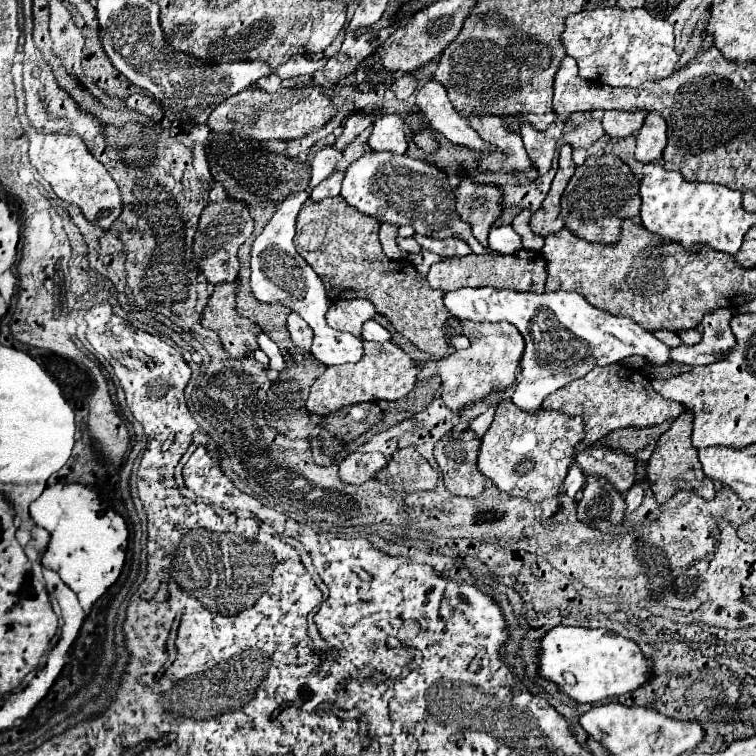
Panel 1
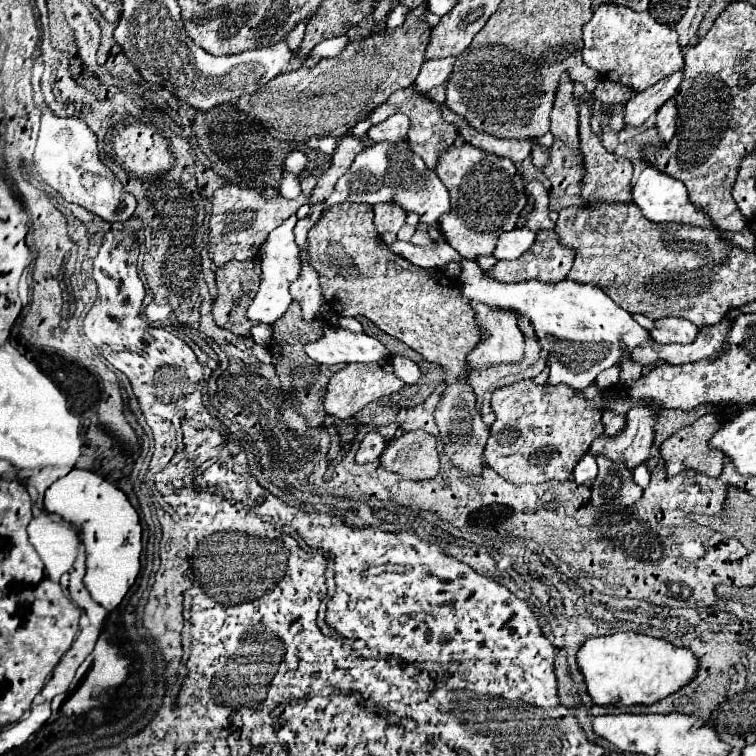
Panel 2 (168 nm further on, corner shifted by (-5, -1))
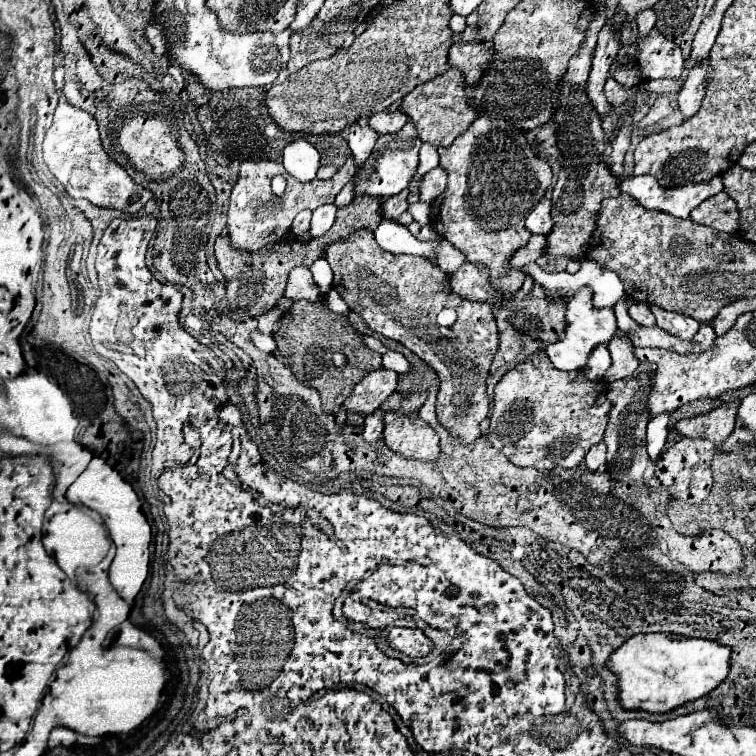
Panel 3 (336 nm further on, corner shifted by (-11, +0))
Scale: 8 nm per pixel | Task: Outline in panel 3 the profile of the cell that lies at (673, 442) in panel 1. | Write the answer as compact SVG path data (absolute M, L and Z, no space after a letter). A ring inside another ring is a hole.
M728 401L728 405L720 405L710 413L678 421L674 429L680 437L704 437L716 445L722 445L736 425L738 405L740 401Z

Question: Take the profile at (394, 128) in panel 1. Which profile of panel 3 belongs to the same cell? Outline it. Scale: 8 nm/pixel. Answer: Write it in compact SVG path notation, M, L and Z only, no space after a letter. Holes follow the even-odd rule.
M380 111L370 115L368 125L378 133L396 133L408 121L408 115L402 111Z

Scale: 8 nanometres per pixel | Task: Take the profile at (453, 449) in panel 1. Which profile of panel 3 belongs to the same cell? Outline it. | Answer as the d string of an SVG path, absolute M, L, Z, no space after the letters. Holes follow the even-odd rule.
M368 229L352 233L346 241L332 243L326 259L334 269L332 287L350 311L360 313L372 331L408 347L438 373L438 421L464 443L480 437L480 421L488 415L486 377L498 349L498 329L492 307L456 295L450 289L448 275L428 259L384 251ZM444 307L454 307L458 313L458 319L450 327L442 327L436 321Z

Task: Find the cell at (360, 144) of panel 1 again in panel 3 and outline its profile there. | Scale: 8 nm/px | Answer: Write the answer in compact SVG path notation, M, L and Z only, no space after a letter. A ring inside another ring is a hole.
M346 159L346 163L338 169L338 173L332 179L320 181L312 179L308 183L296 181L294 177L284 171L282 163L276 161L244 161L240 165L240 179L232 189L230 205L228 205L228 237L232 241L232 247L246 249L254 253L256 249L280 241L294 221L294 217L304 209L316 209L324 203L334 203L336 193L342 189L342 185L348 183L348 179L356 173L354 159Z

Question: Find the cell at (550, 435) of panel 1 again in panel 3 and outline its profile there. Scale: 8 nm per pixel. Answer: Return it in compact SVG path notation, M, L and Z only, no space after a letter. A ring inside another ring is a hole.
M544 349L532 353L530 359L524 359L516 367L512 367L494 389L494 409L490 415L490 431L488 441L502 451L514 465L534 467L534 469L554 469L568 467L574 469L584 461L588 449L602 441L604 429L608 423L610 401L606 397L606 387L600 381L588 381L582 377L582 371L576 373L560 373L550 361Z

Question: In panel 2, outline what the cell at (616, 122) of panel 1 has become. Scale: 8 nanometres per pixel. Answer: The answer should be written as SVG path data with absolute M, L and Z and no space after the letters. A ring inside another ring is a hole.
M682 70L674 72L672 76L668 76L664 80L660 80L652 88L634 94L624 106L624 122L626 122L626 126L634 126L634 128L642 126L652 114L658 112L658 108L666 100L670 100L674 96L680 82L682 82Z

